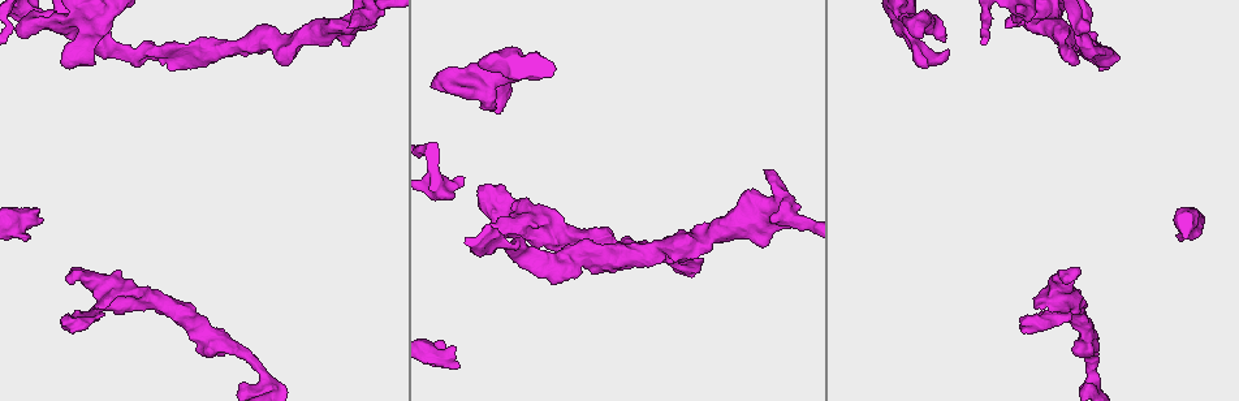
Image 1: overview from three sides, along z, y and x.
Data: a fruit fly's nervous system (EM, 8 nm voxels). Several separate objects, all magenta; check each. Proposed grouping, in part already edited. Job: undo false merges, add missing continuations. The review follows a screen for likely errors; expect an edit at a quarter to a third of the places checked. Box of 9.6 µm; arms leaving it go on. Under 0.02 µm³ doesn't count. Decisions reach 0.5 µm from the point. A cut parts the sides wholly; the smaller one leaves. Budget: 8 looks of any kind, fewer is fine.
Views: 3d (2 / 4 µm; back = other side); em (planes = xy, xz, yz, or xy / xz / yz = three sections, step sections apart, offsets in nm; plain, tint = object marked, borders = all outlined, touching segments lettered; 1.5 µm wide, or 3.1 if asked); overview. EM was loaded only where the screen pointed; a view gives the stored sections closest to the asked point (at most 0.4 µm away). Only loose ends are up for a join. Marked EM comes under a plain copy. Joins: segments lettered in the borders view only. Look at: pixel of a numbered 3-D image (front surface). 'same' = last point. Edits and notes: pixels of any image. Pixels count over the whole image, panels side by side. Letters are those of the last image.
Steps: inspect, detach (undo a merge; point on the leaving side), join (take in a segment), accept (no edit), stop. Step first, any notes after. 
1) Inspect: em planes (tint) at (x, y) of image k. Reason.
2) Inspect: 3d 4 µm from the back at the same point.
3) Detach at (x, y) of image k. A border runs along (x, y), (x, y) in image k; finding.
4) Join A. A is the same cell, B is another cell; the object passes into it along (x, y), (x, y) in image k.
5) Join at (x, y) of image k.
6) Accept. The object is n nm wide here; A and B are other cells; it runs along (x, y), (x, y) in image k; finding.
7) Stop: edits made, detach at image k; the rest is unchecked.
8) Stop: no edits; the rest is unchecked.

Inspect: em planes (borders) at (73, 36) of image 1. An open end.

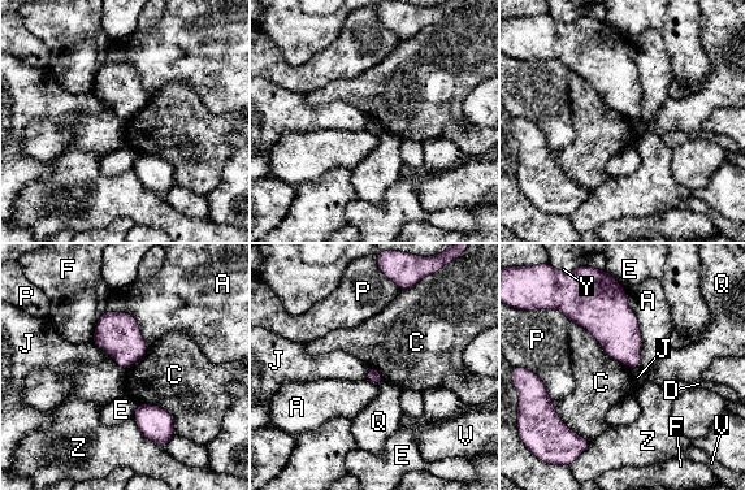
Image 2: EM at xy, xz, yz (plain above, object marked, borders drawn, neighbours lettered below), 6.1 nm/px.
Accept. A, C, D, E, F, J, P, Q, V, Y and Z are other cells; a border runs along (572, 322), (629, 369) in image 2; none of them fits.

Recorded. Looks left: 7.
Inspect: 3d 4 µm at (464, 178) of image 1. An open end.

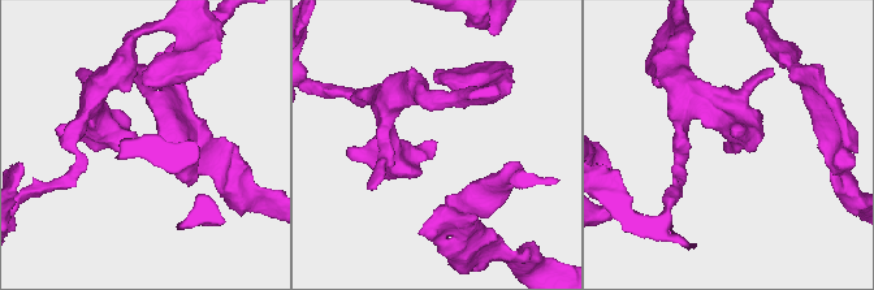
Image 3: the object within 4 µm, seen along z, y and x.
Inspect: em planes (borders) at (434, 141) of image 3.

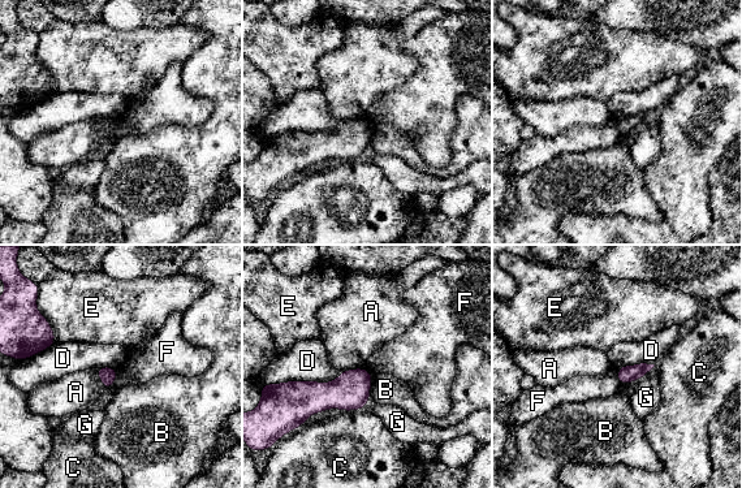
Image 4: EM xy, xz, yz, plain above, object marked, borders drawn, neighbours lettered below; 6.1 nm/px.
Accept. A, B, C, D, E, F and G are other cells; a border runs along (117, 368), (117, 376), (111, 387) in image 4; no lettered segment goes on from it.

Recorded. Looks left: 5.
Inspect: em planes (borders) at (351, 37) of image 1. An open end.

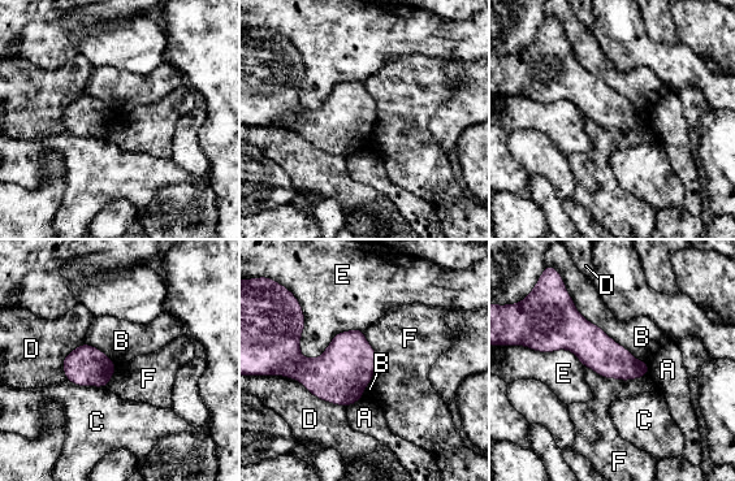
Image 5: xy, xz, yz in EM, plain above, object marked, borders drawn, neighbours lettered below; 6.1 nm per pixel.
Accept. The longest contact is with B, 700 nm; A, B, C, D, E and F are other cells; a border runs along (583, 365), (619, 380), (648, 375) in image 5; none of them fits.

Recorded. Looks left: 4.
Stop: no edits; the rest is unchecked.

